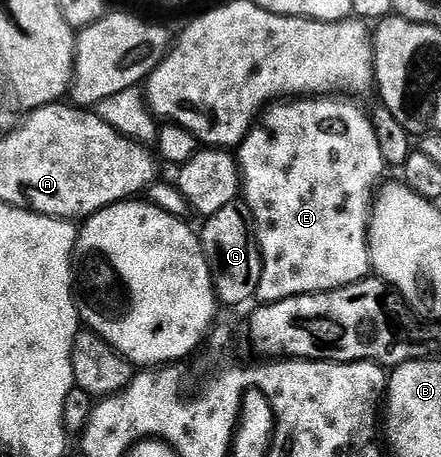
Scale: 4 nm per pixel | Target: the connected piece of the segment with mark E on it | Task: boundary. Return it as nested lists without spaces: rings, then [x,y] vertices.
[[[300,97],[295,101],[277,102],[275,105],[269,106],[257,118],[252,130],[248,132],[248,136],[238,144],[242,199],[248,204],[252,214],[252,221],[256,228],[256,240],[262,257],[262,281],[258,281],[256,290],[256,299],[261,304],[277,303],[299,295],[317,295],[323,291],[337,291],[369,278],[372,271],[372,262],[368,256],[368,216],[372,214],[374,188],[385,178],[383,175],[384,171],[386,172],[386,164],[382,157],[382,149],[378,149],[378,137],[372,128],[371,118],[367,114],[363,115],[354,104],[347,103],[344,99],[347,98]]]

